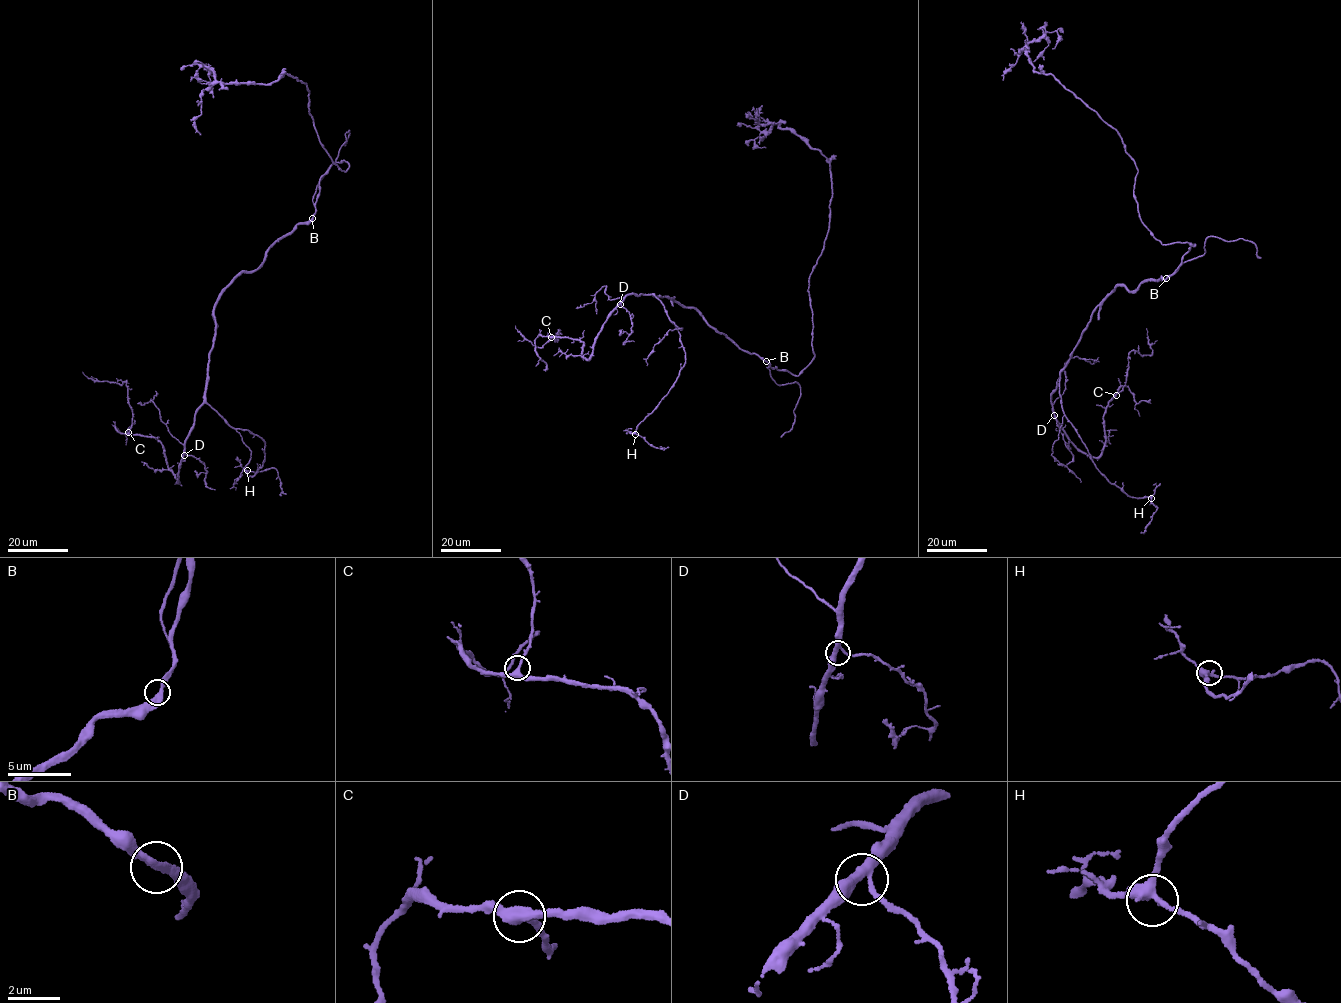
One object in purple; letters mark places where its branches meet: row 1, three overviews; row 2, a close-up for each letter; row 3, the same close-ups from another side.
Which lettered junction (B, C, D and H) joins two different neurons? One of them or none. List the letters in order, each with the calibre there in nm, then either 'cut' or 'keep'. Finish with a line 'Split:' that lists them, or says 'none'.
B: 320 nm | keep
C: 360 nm | keep
D: 320 nm | keep
H: 360 nm | keep
Split: none

